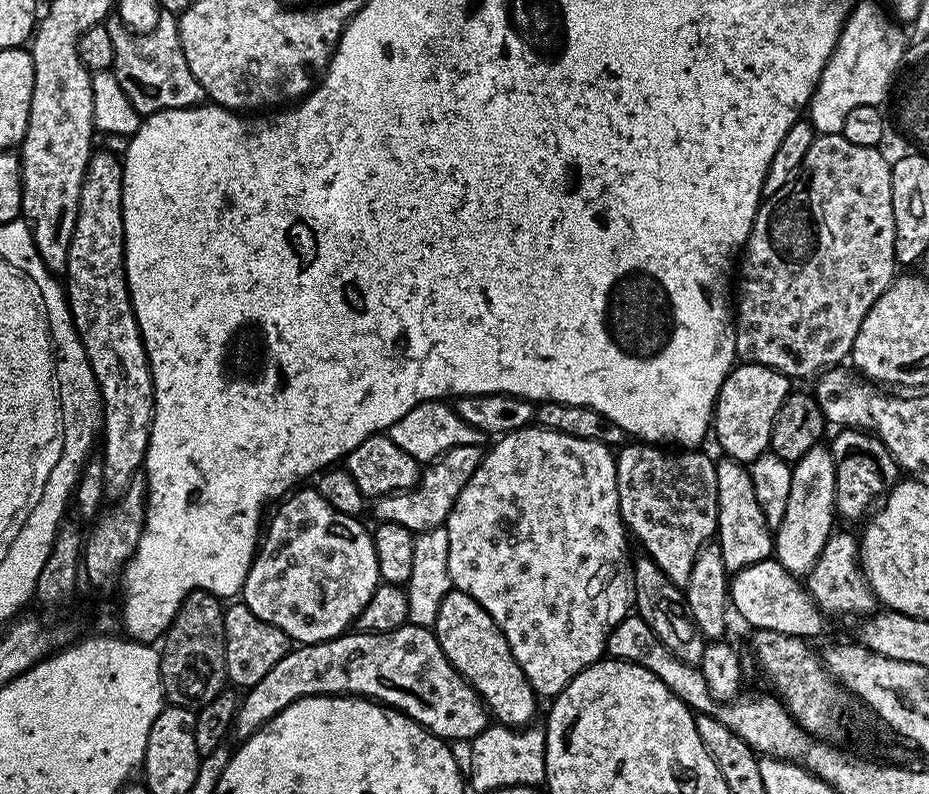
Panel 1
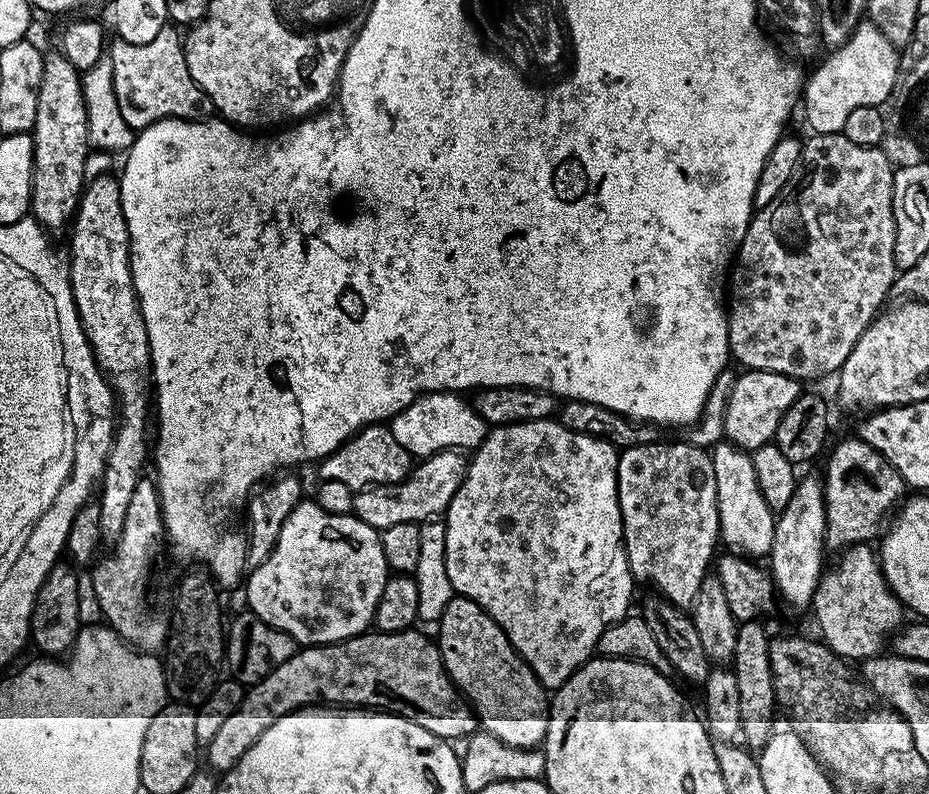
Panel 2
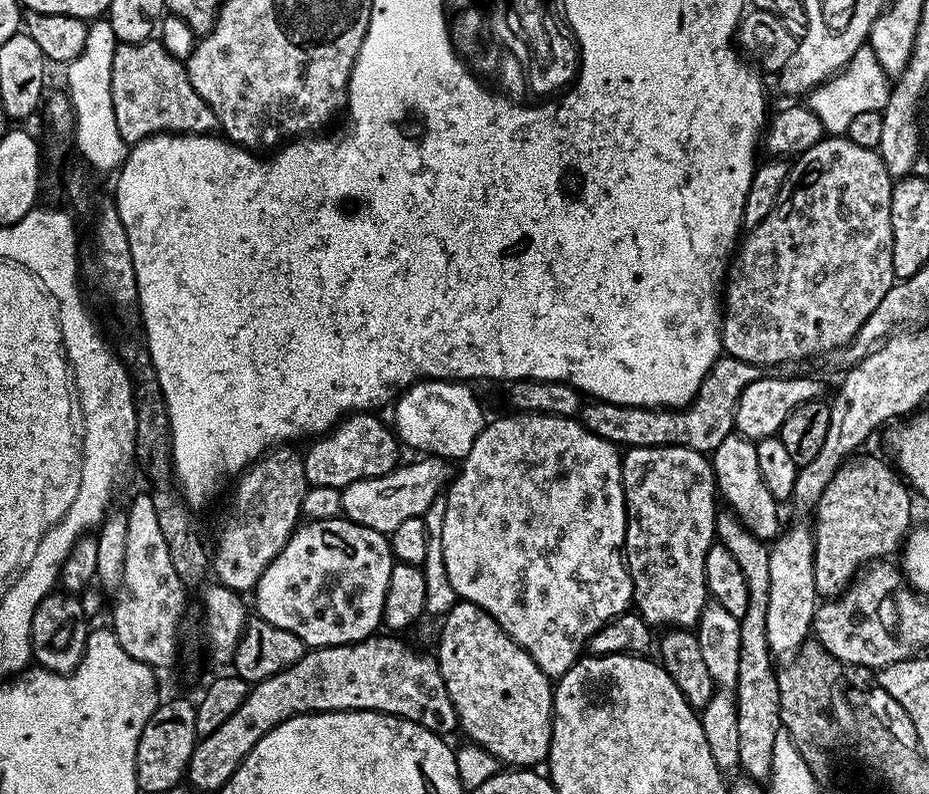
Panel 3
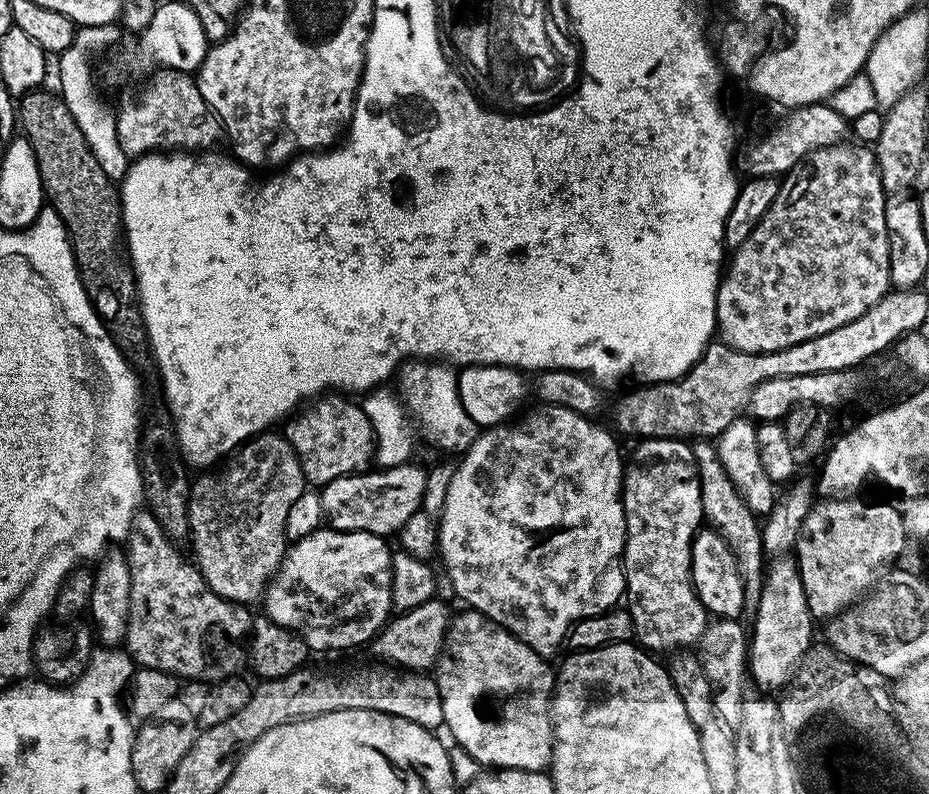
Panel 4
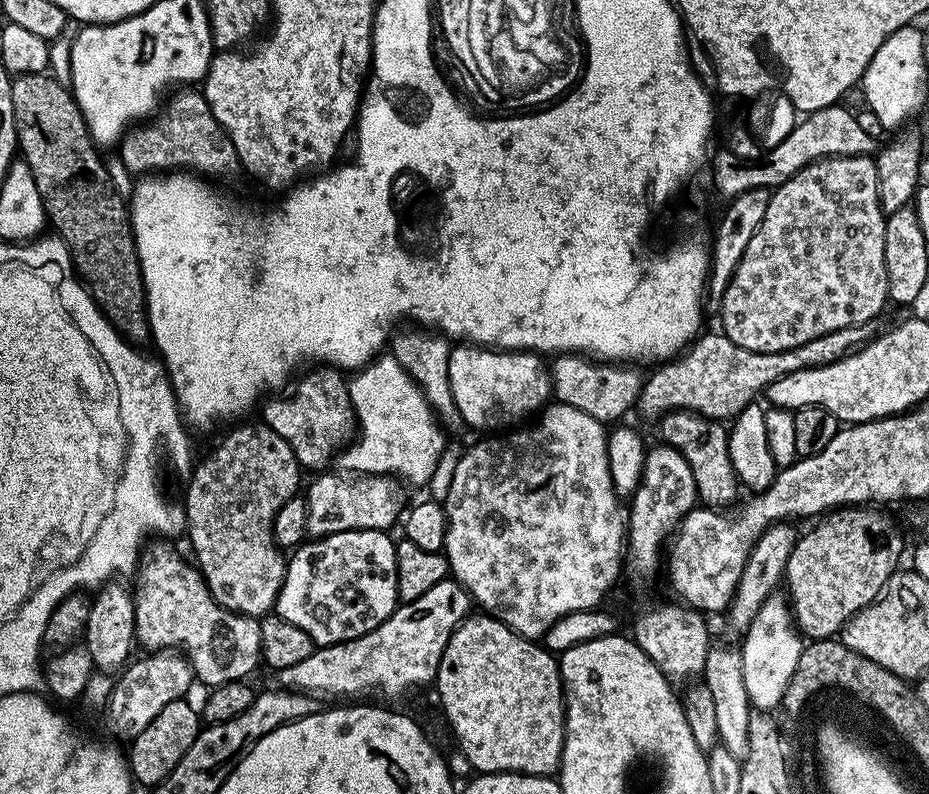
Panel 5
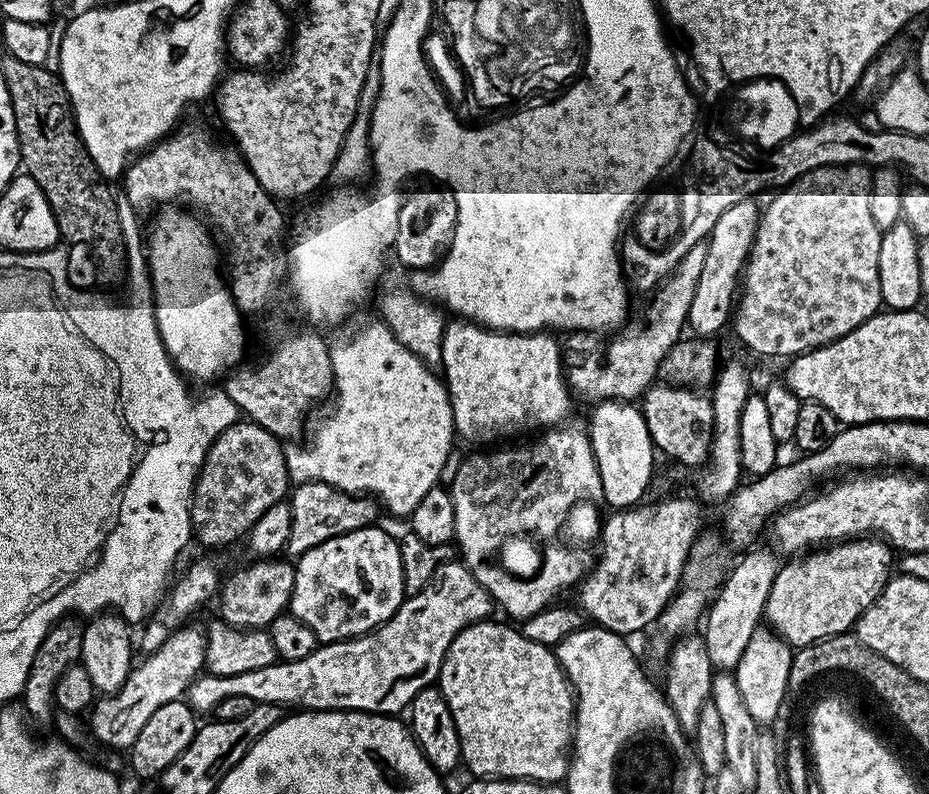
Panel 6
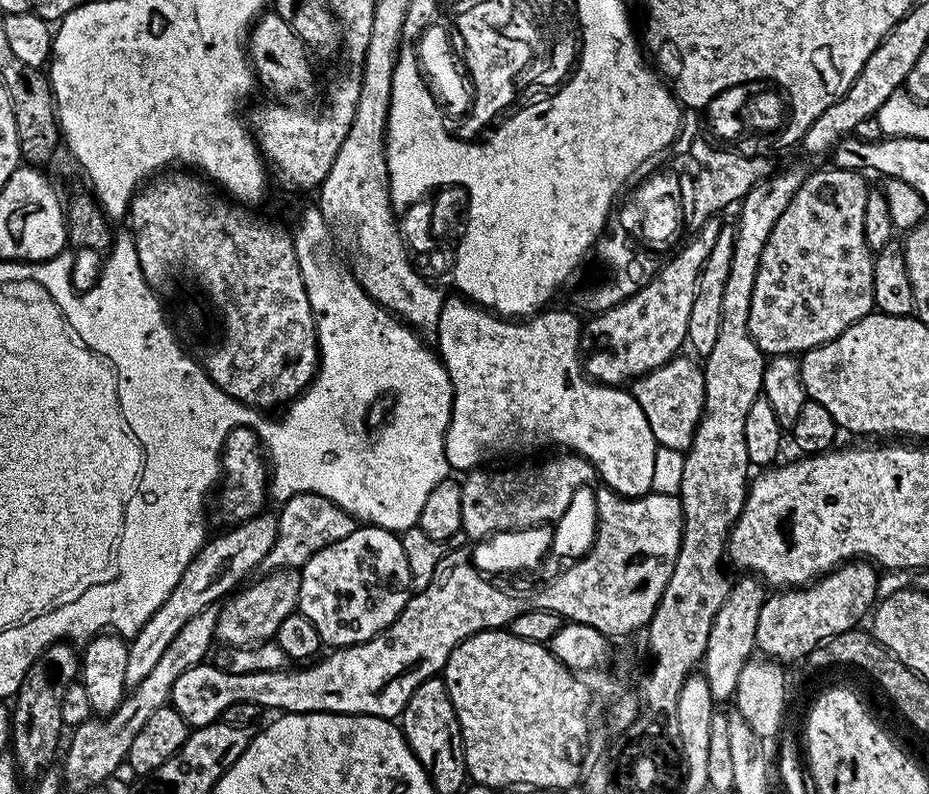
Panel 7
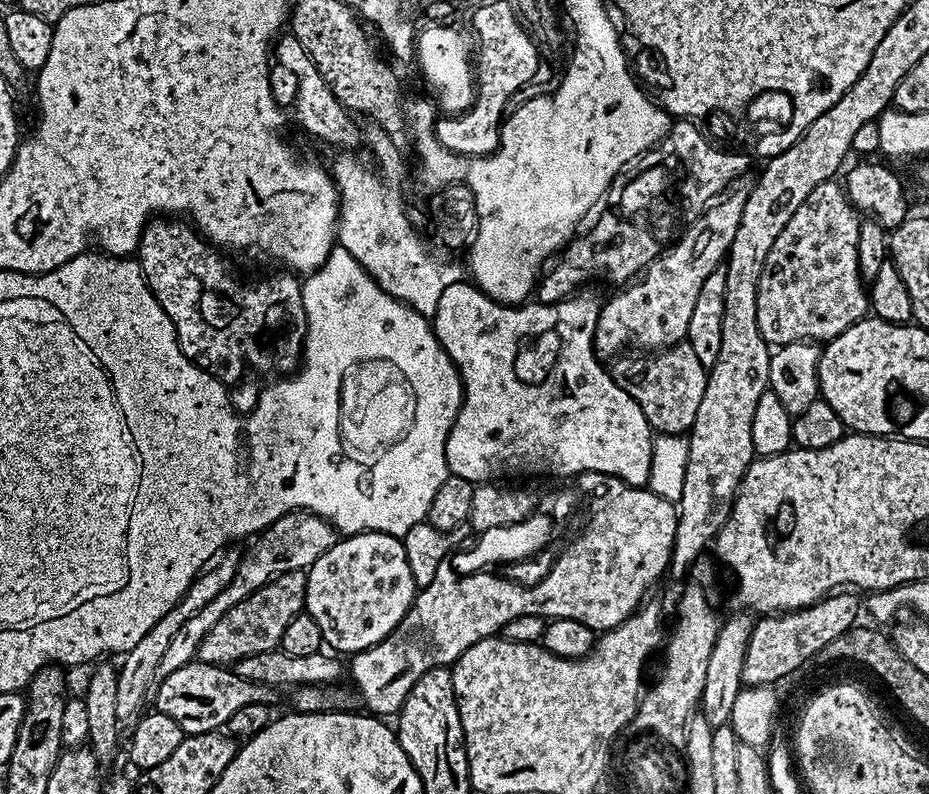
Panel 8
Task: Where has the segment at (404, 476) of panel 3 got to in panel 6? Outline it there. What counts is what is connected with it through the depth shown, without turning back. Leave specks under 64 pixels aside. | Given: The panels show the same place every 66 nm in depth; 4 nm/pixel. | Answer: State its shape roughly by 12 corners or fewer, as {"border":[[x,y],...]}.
{"border":[[316,481],[289,504],[292,558],[373,525],[373,497]]}

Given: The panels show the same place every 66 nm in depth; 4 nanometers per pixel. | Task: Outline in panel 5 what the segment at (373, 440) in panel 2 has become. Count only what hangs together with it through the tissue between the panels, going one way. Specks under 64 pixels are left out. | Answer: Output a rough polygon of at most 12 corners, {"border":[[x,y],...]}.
{"border":[[316,366],[262,422],[301,469],[324,470],[358,432],[345,373]]}

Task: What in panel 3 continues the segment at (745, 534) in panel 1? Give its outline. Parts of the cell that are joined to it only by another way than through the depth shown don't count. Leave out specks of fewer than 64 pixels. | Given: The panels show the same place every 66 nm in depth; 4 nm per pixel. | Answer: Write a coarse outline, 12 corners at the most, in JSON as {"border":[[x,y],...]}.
{"border":[[733,434],[710,461],[719,495],[760,540],[780,535],[758,450]]}

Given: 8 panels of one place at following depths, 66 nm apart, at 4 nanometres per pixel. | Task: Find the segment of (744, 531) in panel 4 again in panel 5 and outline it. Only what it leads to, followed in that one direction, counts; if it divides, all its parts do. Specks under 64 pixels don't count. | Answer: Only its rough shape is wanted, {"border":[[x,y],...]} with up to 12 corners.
{"border":[[697,412],[659,417],[659,438],[682,454],[703,507],[727,509],[742,485],[729,429]]}

